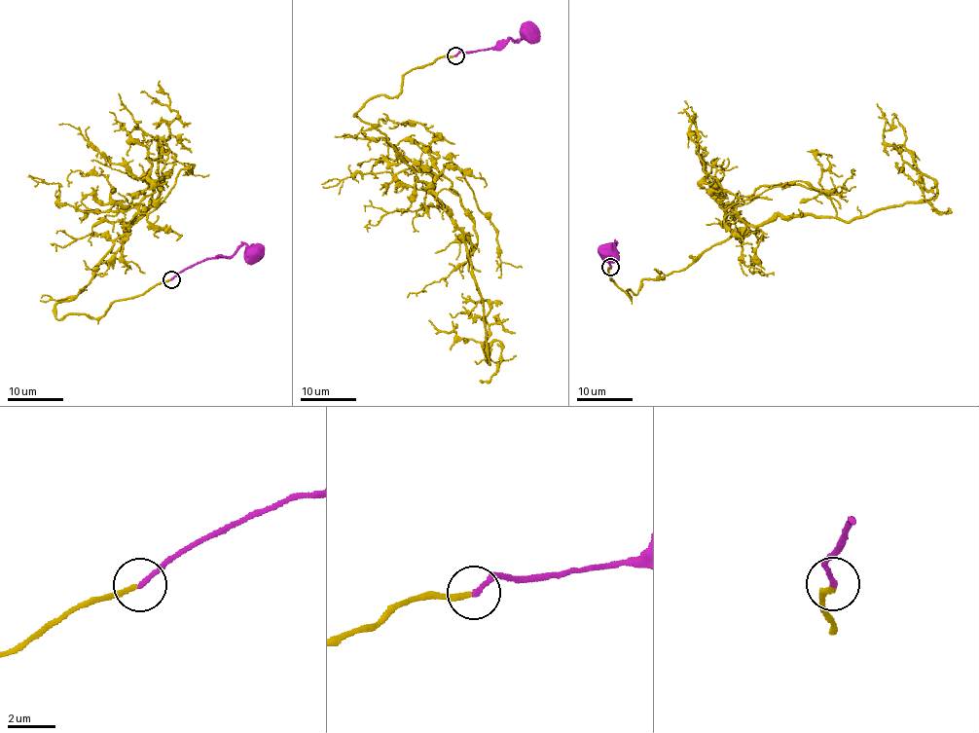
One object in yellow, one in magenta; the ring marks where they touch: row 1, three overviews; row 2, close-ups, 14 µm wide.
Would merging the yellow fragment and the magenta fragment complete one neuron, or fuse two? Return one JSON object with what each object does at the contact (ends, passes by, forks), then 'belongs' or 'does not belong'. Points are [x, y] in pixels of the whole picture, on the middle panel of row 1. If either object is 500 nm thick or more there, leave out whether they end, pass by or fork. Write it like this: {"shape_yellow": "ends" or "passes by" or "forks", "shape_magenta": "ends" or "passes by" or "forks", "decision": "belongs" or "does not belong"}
{"shape_yellow": "ends", "shape_magenta": "ends", "decision": "belongs"}

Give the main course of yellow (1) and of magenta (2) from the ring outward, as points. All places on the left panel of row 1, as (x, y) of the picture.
1: (170, 278), (100, 317), (56, 317), (156, 203), (159, 145), (178, 117), (140, 92)
2: (171, 278), (207, 259), (234, 255), (244, 243), (255, 256)

